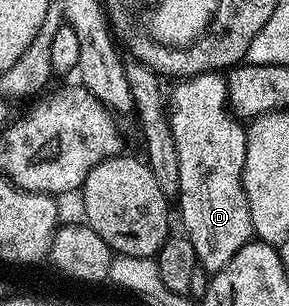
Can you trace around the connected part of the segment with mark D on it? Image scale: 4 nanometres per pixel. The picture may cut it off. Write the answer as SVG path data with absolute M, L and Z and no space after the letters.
M223 74L194 75L177 83L180 84L173 89L172 99L170 95L170 120L178 149L182 231L194 245L197 264L215 273L254 235L242 181L246 131L228 109Z

